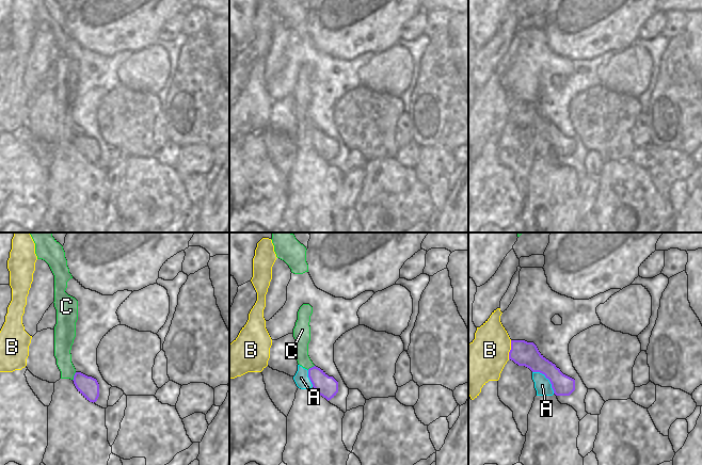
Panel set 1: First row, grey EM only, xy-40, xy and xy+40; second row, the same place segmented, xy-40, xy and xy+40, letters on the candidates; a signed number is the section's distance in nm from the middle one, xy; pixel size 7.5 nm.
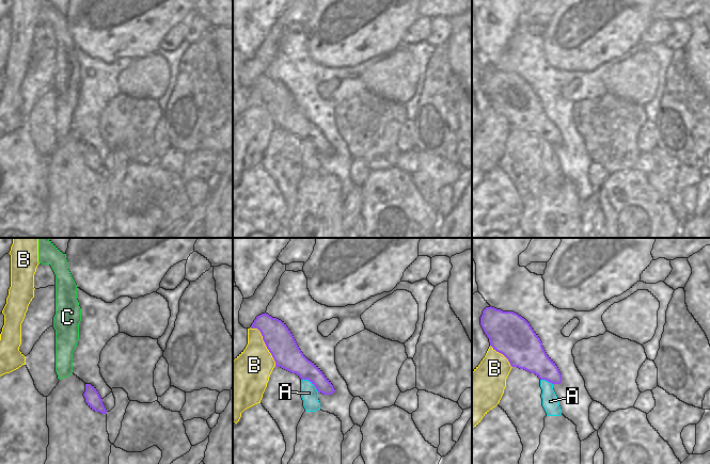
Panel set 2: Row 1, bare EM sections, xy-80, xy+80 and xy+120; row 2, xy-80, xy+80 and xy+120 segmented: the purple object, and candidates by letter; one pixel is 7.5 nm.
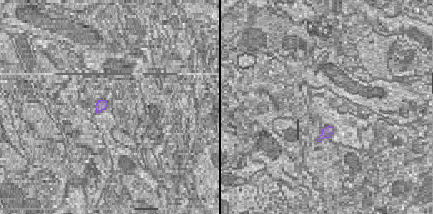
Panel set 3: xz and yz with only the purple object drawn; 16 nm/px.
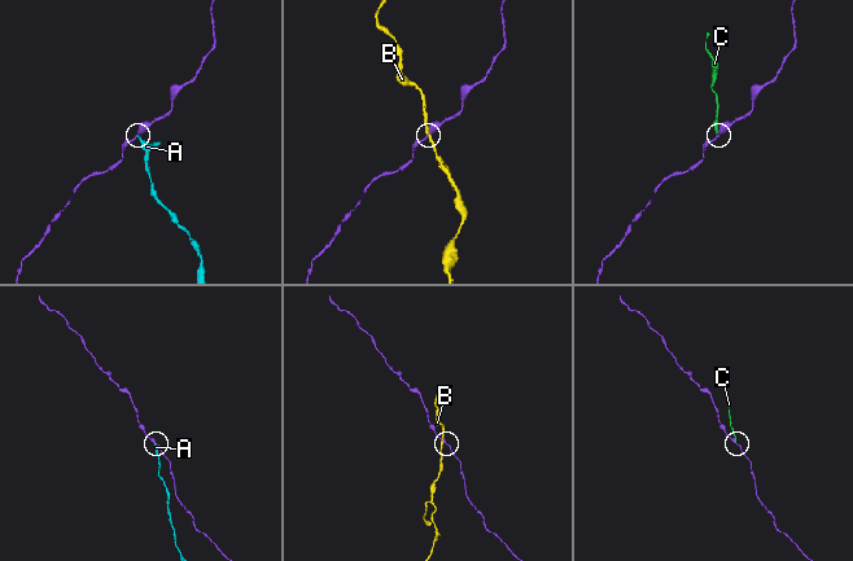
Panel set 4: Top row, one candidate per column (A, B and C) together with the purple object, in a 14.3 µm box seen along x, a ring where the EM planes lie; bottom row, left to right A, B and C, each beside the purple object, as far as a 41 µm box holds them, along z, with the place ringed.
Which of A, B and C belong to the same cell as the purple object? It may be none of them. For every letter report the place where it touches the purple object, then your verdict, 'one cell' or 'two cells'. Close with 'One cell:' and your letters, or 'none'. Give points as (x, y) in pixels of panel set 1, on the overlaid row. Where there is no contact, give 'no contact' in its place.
A: xy+40 (547, 378) | two cells
B: xy+40 (510, 350) | two cells
C: xy-40 (74, 377) | two cells
One cell: none

